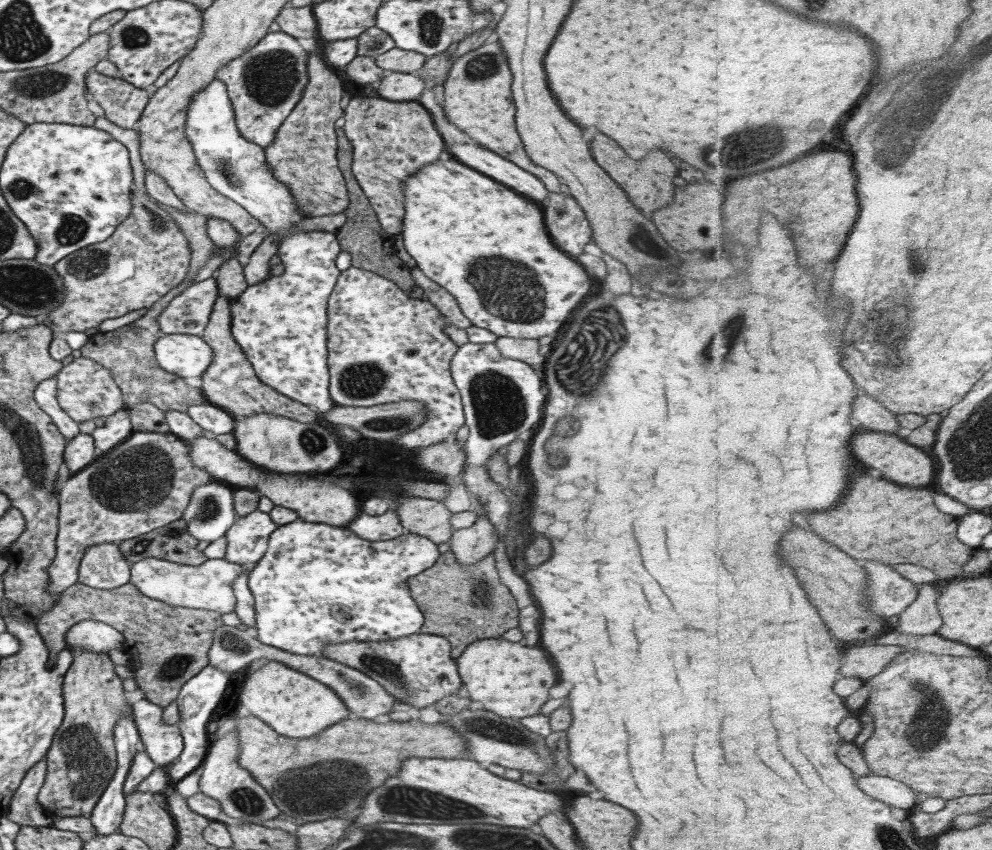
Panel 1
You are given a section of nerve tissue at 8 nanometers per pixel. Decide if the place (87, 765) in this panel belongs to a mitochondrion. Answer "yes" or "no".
yes

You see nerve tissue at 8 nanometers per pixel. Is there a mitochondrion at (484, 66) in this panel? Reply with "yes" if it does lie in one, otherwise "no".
yes

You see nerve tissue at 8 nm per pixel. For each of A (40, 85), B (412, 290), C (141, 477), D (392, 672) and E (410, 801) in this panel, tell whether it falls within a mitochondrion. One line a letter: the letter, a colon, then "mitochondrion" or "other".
A: mitochondrion
B: other
C: mitochondrion
D: mitochondrion
E: mitochondrion

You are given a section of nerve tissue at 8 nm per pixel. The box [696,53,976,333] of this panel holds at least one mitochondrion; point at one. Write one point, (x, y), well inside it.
(882, 153)

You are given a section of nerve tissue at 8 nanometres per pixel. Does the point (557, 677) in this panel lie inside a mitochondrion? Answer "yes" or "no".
no

